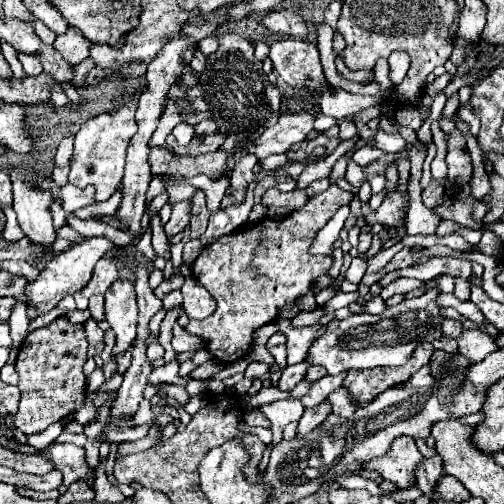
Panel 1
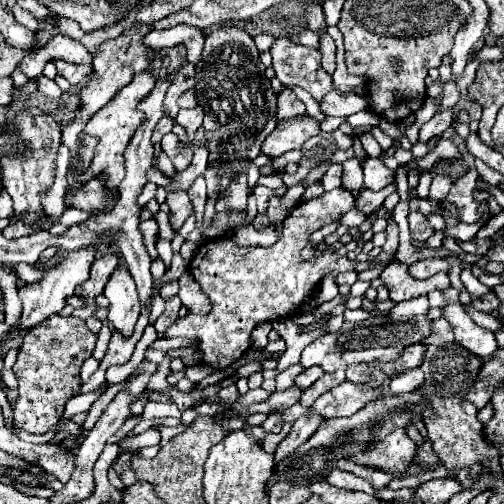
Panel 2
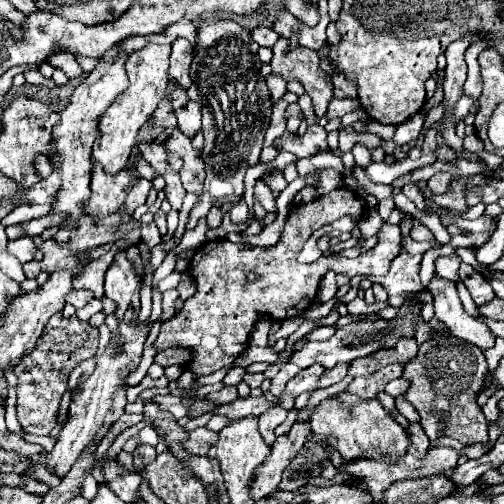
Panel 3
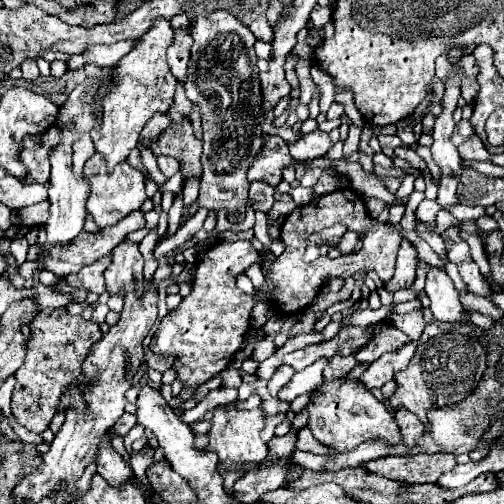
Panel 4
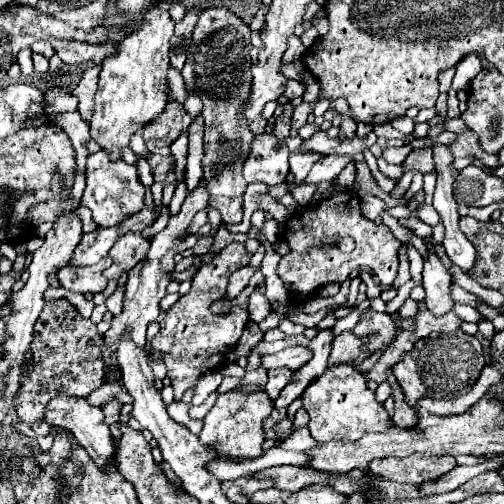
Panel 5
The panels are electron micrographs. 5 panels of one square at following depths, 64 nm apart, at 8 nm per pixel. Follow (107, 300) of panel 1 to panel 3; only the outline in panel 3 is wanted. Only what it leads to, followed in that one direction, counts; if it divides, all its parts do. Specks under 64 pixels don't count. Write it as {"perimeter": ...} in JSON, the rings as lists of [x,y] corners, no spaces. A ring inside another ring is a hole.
{"perimeter":[[[124,248],[118,250],[112,268],[106,272],[106,298],[116,302],[116,316],[122,320],[124,312],[134,306],[140,308],[140,278],[136,276],[136,268],[128,260]]]}

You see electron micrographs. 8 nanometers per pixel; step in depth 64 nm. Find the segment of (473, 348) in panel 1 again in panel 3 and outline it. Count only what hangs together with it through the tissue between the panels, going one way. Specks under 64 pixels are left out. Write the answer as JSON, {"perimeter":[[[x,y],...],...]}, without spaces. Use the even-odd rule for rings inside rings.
{"perimeter":[[[434,276],[426,290],[434,298],[436,318],[440,322],[444,322],[452,330],[454,336],[468,340],[482,350],[486,350],[494,344],[494,334],[490,332],[490,328],[482,322],[476,322],[472,316],[468,316],[464,312],[454,282],[450,282],[442,276]]]}

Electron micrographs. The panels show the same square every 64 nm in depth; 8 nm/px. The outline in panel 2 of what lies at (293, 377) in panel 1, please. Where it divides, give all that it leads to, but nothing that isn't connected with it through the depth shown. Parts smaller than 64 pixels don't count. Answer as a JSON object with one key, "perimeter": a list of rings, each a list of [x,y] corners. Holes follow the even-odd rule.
{"perimeter":[[[294,364],[294,366],[286,368],[284,372],[280,372],[280,374],[276,376],[276,392],[282,392],[282,390],[290,388],[290,386],[294,384],[294,378],[296,378],[302,370],[304,370],[304,368],[302,368],[300,364]]]}

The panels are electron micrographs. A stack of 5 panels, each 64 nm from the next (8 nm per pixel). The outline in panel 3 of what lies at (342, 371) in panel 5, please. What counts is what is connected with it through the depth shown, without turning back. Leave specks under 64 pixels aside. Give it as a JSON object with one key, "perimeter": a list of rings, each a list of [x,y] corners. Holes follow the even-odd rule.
{"perimeter":[[[340,392],[332,398],[322,400],[312,416],[310,416],[310,428],[312,434],[326,436],[326,442],[336,448],[344,460],[352,458],[384,458],[390,456],[396,460],[396,456],[404,454],[410,440],[404,434],[404,428],[382,408],[378,400],[362,400],[356,394]]]}

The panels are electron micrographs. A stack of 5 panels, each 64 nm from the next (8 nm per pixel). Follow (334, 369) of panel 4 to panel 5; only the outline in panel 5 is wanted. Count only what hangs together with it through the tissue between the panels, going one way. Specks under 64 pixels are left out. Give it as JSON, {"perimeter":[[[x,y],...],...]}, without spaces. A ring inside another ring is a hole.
{"perimeter":[[[346,330],[334,338],[332,344],[332,354],[330,354],[330,364],[336,362],[348,362],[348,364],[360,364],[366,360],[370,354],[362,350],[362,338],[356,336],[354,332]]]}

